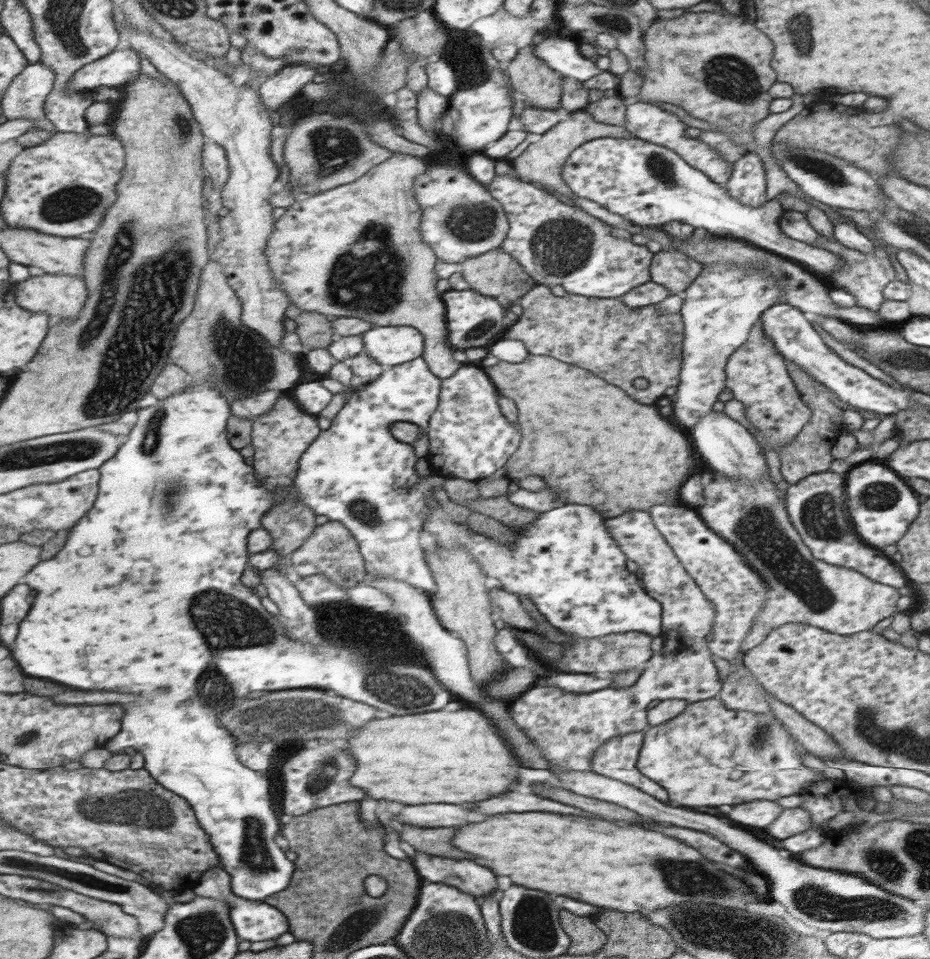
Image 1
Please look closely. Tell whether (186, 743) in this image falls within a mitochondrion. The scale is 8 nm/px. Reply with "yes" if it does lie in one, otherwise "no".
no

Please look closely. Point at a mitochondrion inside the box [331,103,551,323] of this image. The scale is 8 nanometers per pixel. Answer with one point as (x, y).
(472, 224)

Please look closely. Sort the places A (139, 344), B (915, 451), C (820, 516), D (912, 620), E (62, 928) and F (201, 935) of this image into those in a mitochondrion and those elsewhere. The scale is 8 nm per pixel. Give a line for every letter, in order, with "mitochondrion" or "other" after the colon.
A: mitochondrion
B: other
C: mitochondrion
D: other
E: other
F: mitochondrion

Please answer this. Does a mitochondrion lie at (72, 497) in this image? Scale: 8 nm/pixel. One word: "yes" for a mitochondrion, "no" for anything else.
no

